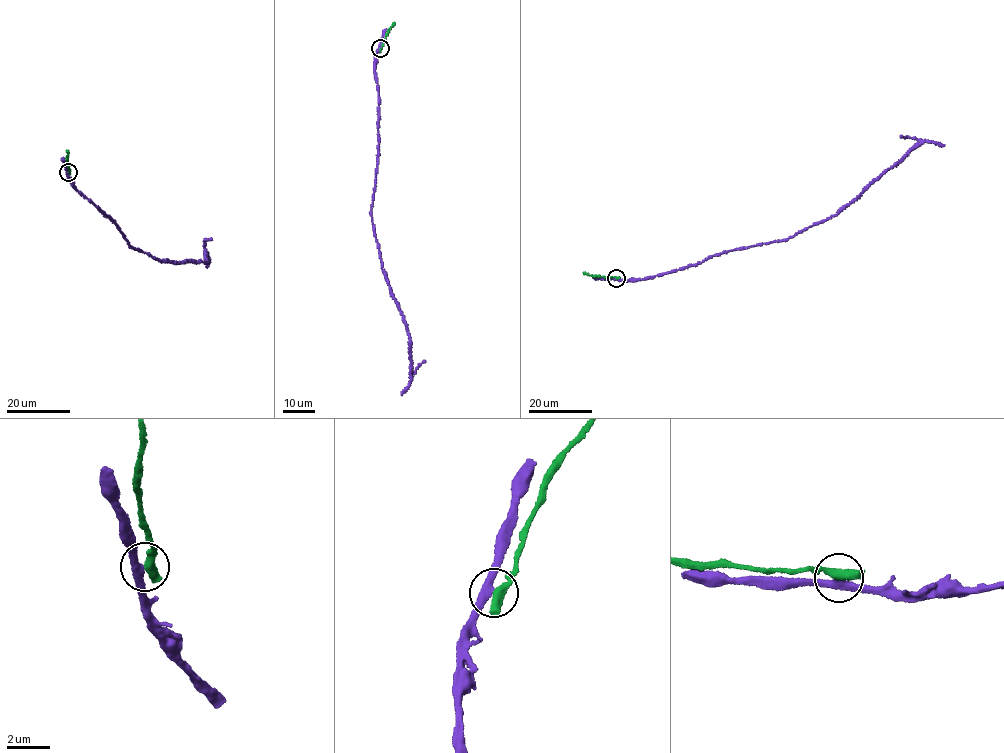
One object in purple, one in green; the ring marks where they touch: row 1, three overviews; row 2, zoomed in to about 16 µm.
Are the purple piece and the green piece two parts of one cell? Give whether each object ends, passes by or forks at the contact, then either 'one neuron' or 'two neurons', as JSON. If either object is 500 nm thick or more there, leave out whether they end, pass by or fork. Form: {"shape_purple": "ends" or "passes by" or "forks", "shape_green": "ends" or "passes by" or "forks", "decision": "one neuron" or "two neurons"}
{"shape_purple": "passes by", "shape_green": "ends", "decision": "two neurons"}

